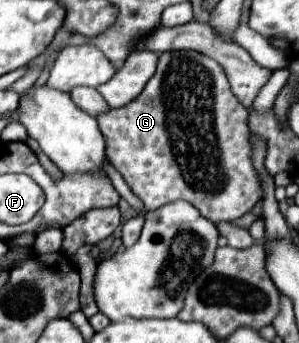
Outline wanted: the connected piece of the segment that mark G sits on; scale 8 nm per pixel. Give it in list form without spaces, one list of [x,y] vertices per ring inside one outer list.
[[[167,51],[159,55],[157,71],[145,85],[143,93],[119,109],[101,113],[97,123],[105,137],[105,155],[147,211],[183,199],[203,217],[217,223],[245,215],[263,197],[259,173],[253,167],[253,145],[247,117],[247,109],[231,93],[229,81],[219,63],[197,51]]]

